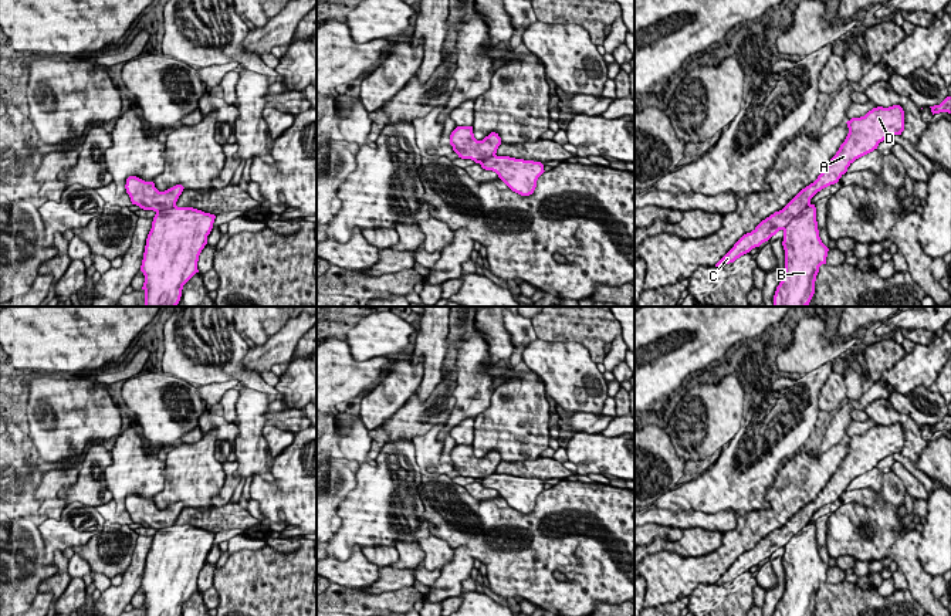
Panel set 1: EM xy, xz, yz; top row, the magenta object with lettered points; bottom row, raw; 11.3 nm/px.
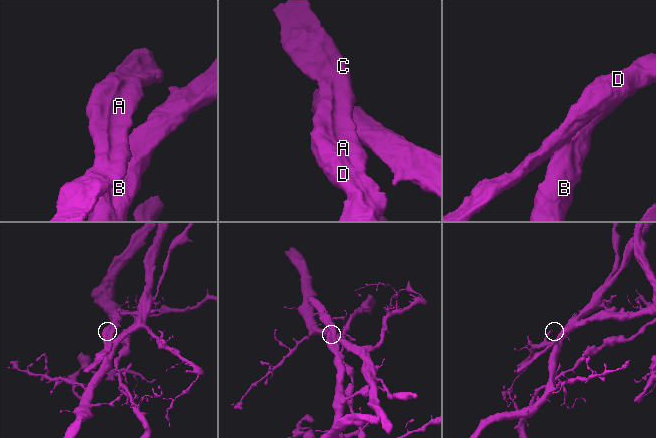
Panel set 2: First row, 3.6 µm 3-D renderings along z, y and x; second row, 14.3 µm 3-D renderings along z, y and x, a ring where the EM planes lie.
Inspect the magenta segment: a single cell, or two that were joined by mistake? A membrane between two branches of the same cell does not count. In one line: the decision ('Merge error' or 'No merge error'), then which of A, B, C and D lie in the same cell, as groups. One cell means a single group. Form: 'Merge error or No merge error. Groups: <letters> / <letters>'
Merge error. Groups: A C D / B

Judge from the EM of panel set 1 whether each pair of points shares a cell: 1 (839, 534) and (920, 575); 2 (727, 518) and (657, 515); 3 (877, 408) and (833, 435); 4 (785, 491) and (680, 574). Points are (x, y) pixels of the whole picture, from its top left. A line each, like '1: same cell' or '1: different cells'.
1: same cell
2: same cell
3: different cells
4: same cell

